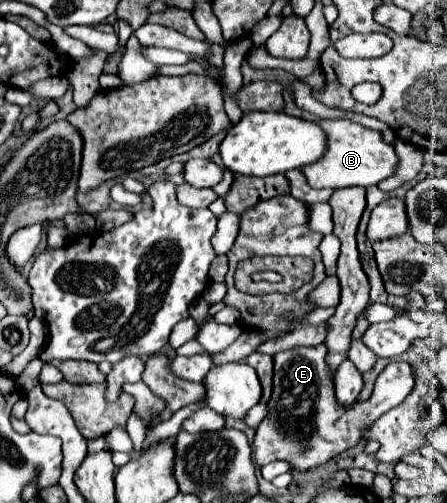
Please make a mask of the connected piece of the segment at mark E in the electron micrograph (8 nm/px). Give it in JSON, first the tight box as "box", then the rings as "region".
{"box":[253,345,415,471],"region":[[[325,345],[299,347],[273,355],[275,375],[269,415],[261,421],[253,441],[253,459],[259,467],[275,459],[285,459],[287,463],[291,463],[291,469],[303,471],[325,463],[341,451],[357,445],[363,439],[363,431],[379,415],[403,403],[403,399],[415,387],[415,375],[409,363],[389,363],[375,381],[373,395],[367,401],[357,401],[353,407],[341,407],[335,399],[335,389],[333,381],[329,379],[325,357]]]}

